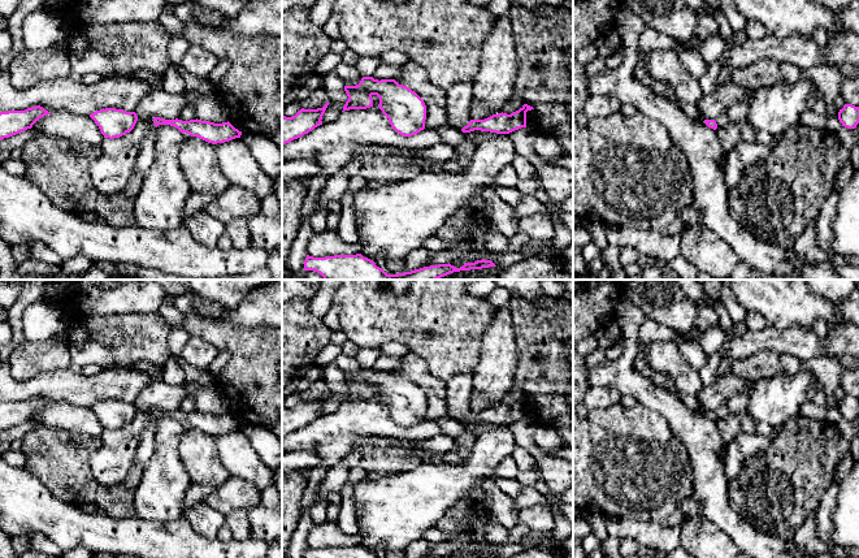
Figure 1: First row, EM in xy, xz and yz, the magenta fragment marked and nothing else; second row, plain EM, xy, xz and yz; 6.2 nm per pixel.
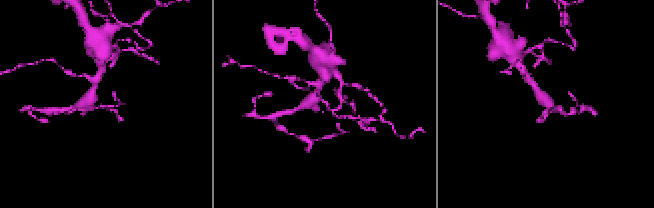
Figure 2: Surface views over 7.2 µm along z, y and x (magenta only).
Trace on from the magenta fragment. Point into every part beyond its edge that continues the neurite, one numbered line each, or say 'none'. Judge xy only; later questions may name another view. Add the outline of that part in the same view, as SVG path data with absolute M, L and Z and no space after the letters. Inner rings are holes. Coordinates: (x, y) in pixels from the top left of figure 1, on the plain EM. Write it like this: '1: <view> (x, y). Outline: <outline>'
none

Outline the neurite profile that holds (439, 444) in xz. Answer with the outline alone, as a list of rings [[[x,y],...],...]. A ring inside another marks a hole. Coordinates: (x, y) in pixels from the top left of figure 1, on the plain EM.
[[[443,433],[418,441],[418,444],[425,455],[442,455],[443,453],[455,450],[456,446],[455,438]]]

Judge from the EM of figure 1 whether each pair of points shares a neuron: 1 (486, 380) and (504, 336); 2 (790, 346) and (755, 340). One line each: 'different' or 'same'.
1: same
2: same

